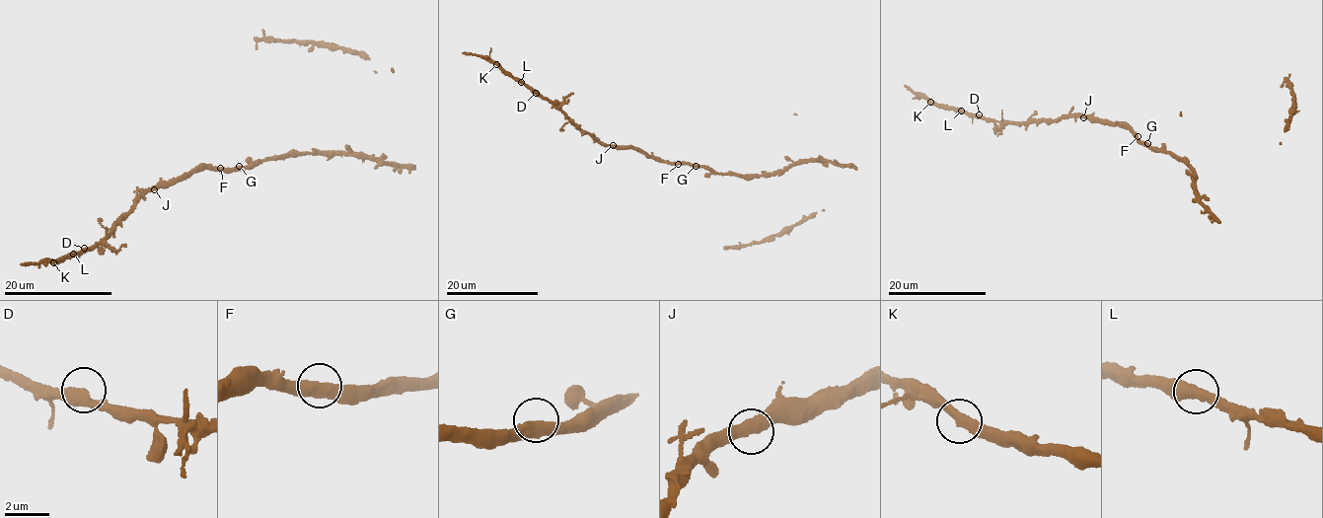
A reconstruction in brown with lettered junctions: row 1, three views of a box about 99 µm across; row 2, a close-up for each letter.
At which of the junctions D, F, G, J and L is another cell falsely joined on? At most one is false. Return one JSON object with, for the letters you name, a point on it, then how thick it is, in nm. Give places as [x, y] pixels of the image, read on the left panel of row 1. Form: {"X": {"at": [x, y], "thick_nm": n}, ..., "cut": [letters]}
{"cut": []}

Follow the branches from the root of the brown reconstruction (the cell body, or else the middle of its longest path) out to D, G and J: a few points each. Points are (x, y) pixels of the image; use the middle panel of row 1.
D: (710, 171), (687, 163), (657, 161), (631, 148), (617, 149), (602, 145), (536, 93)
G: (710, 171), (696, 166)
J: (710, 171), (687, 163), (657, 161), (631, 148), (617, 149), (613, 145)

